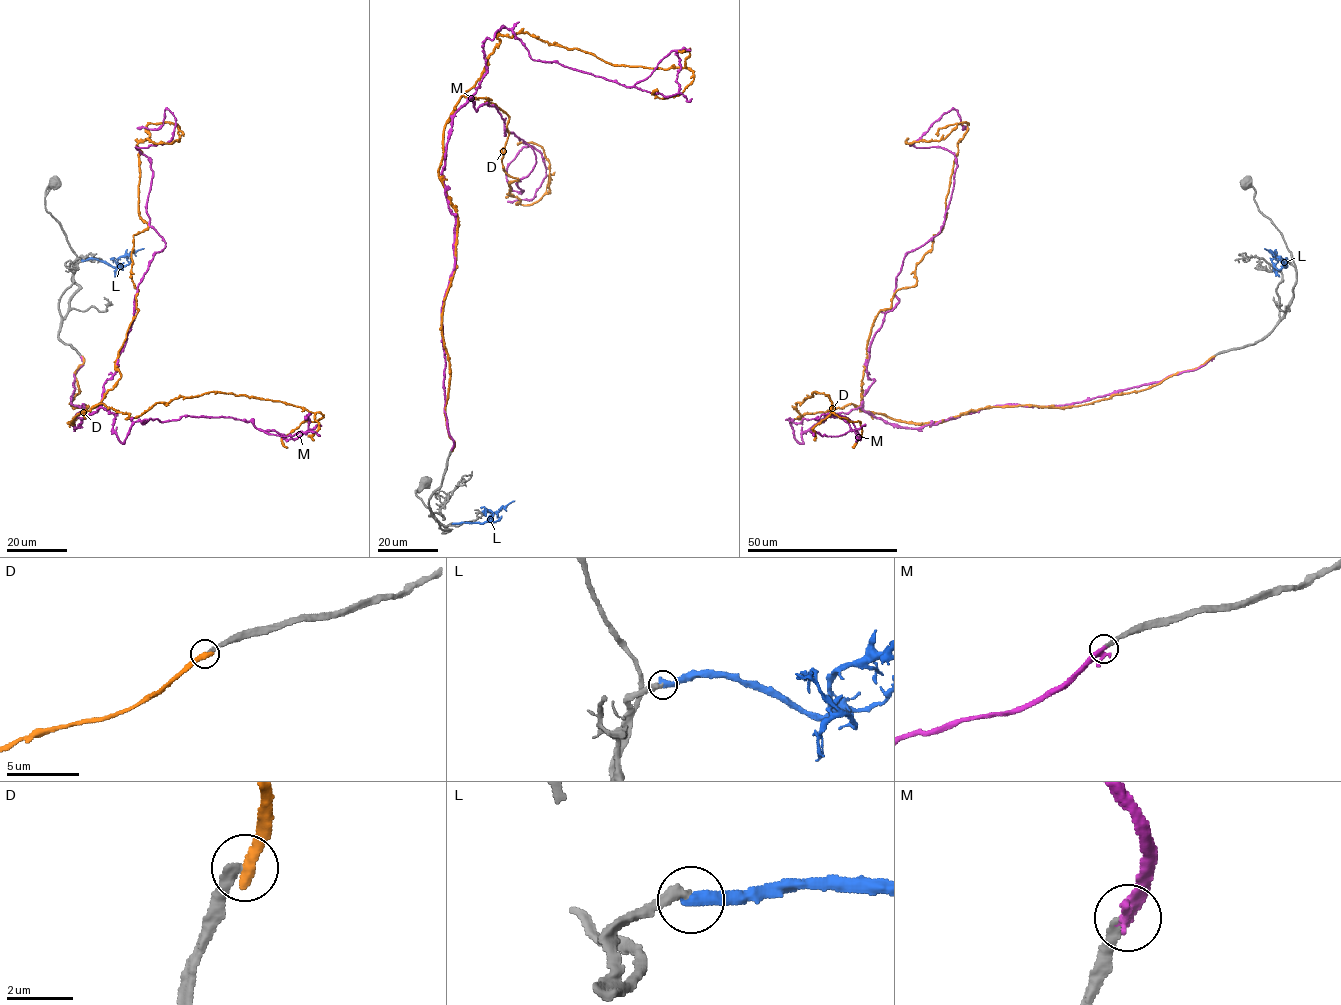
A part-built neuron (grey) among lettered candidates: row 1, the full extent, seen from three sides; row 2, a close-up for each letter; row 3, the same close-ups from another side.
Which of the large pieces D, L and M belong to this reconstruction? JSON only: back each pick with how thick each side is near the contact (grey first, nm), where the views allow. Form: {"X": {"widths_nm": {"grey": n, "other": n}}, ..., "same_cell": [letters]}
{"M": {"widths_nm": {"grey": 280, "other": 320}}, "same_cell": ["M"]}

